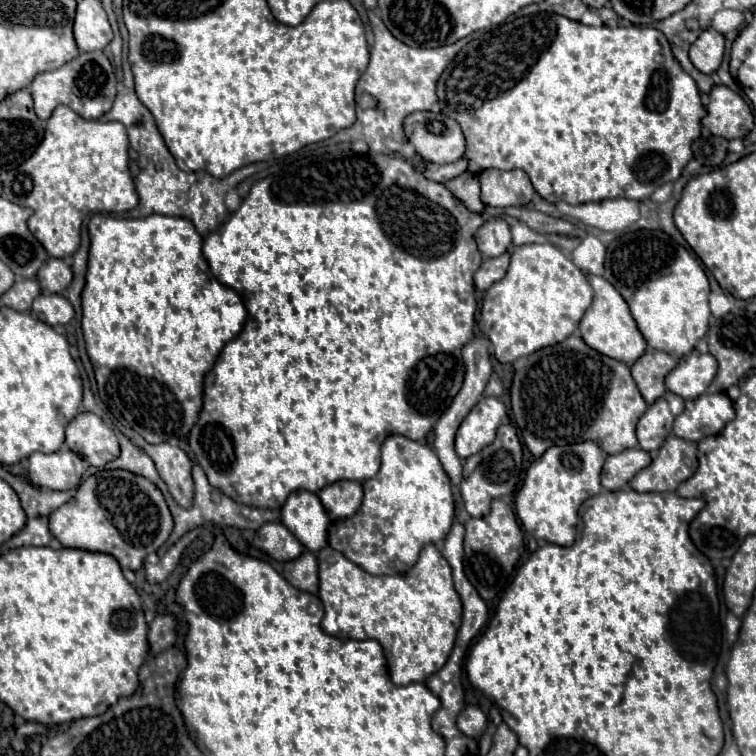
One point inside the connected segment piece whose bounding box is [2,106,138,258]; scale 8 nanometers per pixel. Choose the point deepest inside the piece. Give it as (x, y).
(81, 166)

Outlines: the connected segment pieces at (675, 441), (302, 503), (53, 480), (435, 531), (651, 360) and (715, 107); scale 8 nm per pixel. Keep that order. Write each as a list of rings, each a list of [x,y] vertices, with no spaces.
[[[668,436],[652,464],[634,476],[630,486],[636,492],[672,492],[696,472],[696,466],[696,444],[678,436]]]
[[[296,490],[282,506],[282,524],[302,542],[310,552],[326,546],[326,530],[330,518],[314,492]]]
[[[62,448],[52,454],[34,452],[28,456],[28,476],[34,486],[48,490],[70,490],[80,484],[84,460],[72,450]]]
[[[392,434],[384,440],[382,444],[382,466],[378,474],[366,482],[364,486],[364,502],[358,508],[358,512],[350,518],[342,518],[332,522],[328,530],[328,544],[348,556],[354,564],[364,568],[370,574],[404,574],[410,570],[422,546],[434,544],[438,540],[444,540],[446,534],[450,532],[452,520],[454,520],[454,498],[452,498],[452,488],[450,480],[436,456],[436,452],[420,442],[414,442],[406,436]]]
[[[648,348],[634,364],[632,364],[632,378],[638,384],[640,394],[644,396],[646,404],[654,404],[664,392],[664,376],[676,366],[676,358],[668,352]]]
[[[718,84],[710,90],[710,104],[706,106],[702,126],[716,136],[732,140],[742,138],[746,132],[750,132],[754,118],[748,104],[736,92],[732,92],[728,86]]]

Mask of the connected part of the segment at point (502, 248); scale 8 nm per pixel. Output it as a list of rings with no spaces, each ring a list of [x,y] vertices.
[[[494,218],[494,220],[484,222],[476,230],[476,244],[478,244],[478,250],[486,258],[494,258],[494,256],[508,252],[510,244],[512,244],[510,226],[502,218]]]

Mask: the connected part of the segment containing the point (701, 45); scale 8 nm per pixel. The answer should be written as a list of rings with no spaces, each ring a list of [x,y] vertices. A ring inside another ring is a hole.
[[[712,28],[704,30],[690,46],[690,62],[704,74],[718,70],[724,56],[724,36]]]

